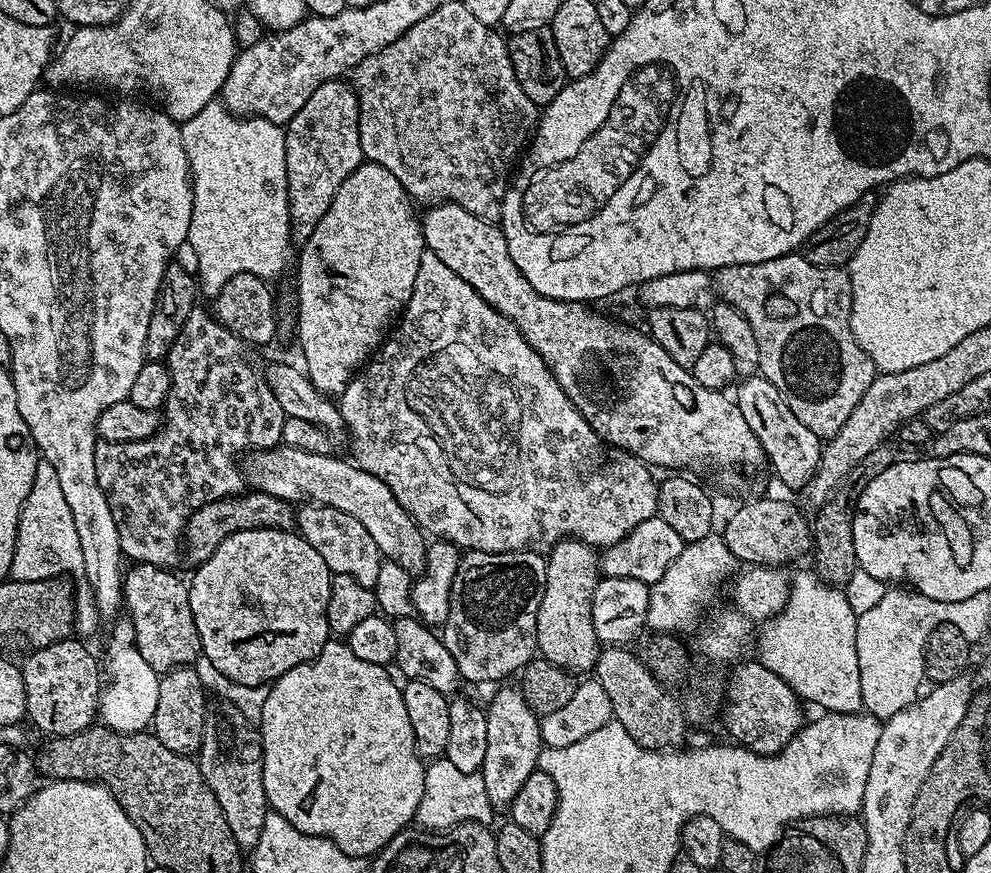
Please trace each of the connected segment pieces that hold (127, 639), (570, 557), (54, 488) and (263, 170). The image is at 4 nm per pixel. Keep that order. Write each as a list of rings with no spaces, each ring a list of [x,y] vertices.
[[[124,620],[120,623],[112,636],[118,642],[118,651],[109,660],[108,668],[106,664],[107,683],[101,687],[99,715],[103,725],[109,731],[120,732],[124,735],[142,732],[151,725],[154,710],[158,706],[160,676],[134,645],[135,636],[131,621]]]
[[[579,538],[560,540],[547,553],[546,586],[542,606],[538,606],[536,647],[543,659],[573,674],[595,669],[602,651],[592,617],[592,595],[601,576],[597,549]]]
[[[41,459],[36,467],[34,486],[20,511],[20,525],[12,559],[13,580],[51,580],[63,577],[82,565],[82,546],[78,540],[78,529],[74,526],[74,514],[66,494],[62,494],[62,482],[56,467],[50,461]]]
[[[213,102],[194,118],[183,121],[180,133],[192,166],[192,217],[187,243],[190,248],[192,244],[201,266],[217,272],[220,278],[243,272],[261,278],[278,275],[292,238],[284,128],[261,116],[229,112],[223,103]]]

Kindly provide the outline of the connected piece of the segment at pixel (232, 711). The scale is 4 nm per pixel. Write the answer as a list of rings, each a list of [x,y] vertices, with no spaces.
[[[227,702],[217,703],[216,712],[209,711],[204,718],[204,741],[200,744],[198,763],[202,770],[202,778],[214,790],[214,798],[218,798],[218,806],[222,806],[222,814],[226,818],[226,826],[234,834],[241,849],[255,848],[262,834],[262,822],[268,813],[268,799],[262,782],[264,769],[264,747],[260,741],[259,731],[254,727],[249,717],[239,712],[233,704]]]

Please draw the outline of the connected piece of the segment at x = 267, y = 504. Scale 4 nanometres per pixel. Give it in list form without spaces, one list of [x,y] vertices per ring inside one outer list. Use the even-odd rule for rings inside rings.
[[[245,490],[239,496],[227,496],[221,500],[203,504],[201,508],[194,510],[194,514],[188,519],[188,524],[184,528],[182,548],[186,553],[186,560],[189,560],[192,566],[199,566],[202,562],[206,562],[206,558],[210,558],[210,554],[214,554],[214,550],[218,550],[222,541],[230,538],[230,534],[255,528],[292,530],[297,527],[297,524],[297,509],[289,501],[259,490]]]

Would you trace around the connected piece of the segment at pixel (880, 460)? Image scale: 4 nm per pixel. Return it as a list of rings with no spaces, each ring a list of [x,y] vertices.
[[[887,447],[876,448],[866,458],[846,474],[846,478],[836,489],[833,496],[827,502],[819,505],[815,509],[816,520],[811,521],[812,546],[814,557],[816,556],[816,565],[814,571],[827,585],[843,586],[847,584],[850,574],[858,567],[856,555],[854,554],[854,514],[856,513],[856,499],[860,496],[862,490],[876,477],[883,468],[887,468],[890,463]]]

